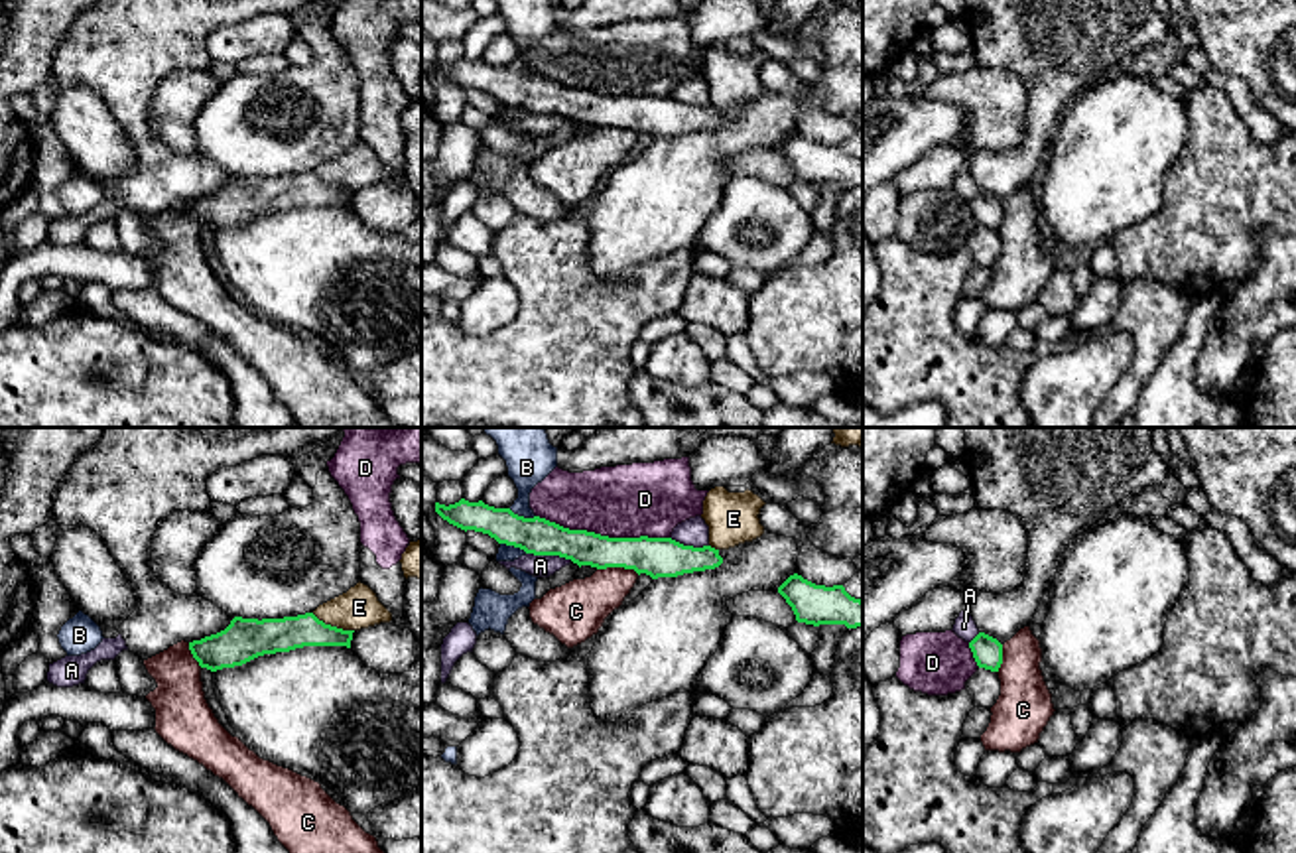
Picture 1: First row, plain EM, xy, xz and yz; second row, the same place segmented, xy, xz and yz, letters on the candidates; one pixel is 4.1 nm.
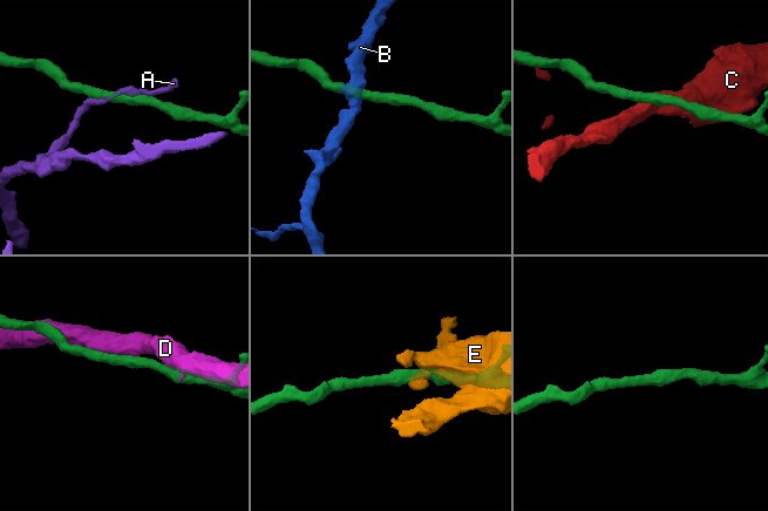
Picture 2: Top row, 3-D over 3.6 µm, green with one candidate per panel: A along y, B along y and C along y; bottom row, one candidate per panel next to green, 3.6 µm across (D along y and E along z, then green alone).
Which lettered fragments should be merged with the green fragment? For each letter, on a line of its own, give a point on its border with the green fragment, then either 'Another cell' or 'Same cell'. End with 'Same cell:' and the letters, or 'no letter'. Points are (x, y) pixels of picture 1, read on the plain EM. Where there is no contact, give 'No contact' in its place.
A: Touches green at xz (550, 113). Another cell
B: Touches green at xz (522, 75). Another cell
C: Touches green at xz (619, 125). Another cell
D: Touches green at xz (603, 95). Another cell
E: Touches green at xy (333, 186). Another cell
Same cell: no letter

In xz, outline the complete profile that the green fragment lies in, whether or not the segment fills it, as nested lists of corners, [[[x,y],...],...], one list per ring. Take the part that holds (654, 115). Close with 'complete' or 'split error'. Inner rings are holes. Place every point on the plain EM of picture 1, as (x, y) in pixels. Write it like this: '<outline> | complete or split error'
[[[461,57],[455,63],[435,61],[435,71],[461,89],[488,93],[498,102],[534,114],[559,114],[597,128],[624,126],[652,138],[715,128],[723,122],[711,104],[683,104],[672,97],[609,97],[587,89],[569,89],[546,77],[524,77],[510,67],[494,67]]] | complete

